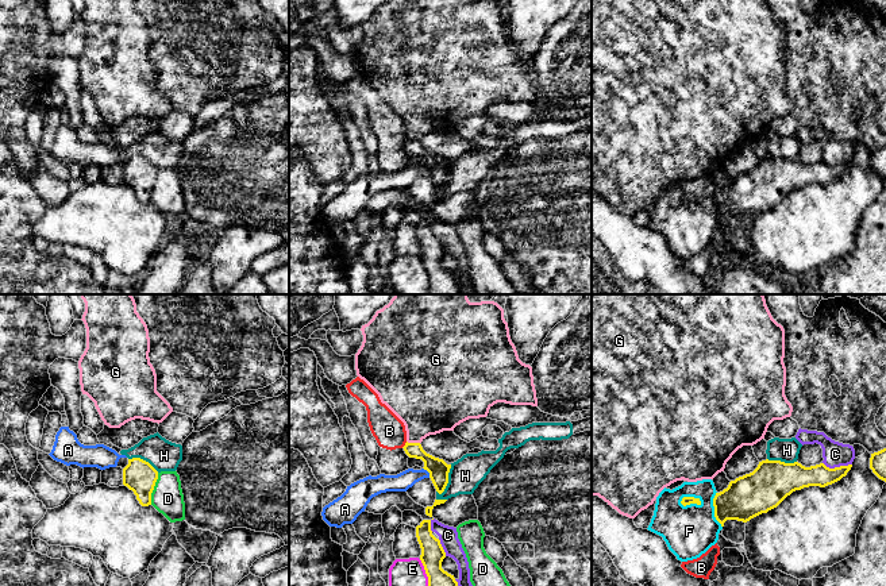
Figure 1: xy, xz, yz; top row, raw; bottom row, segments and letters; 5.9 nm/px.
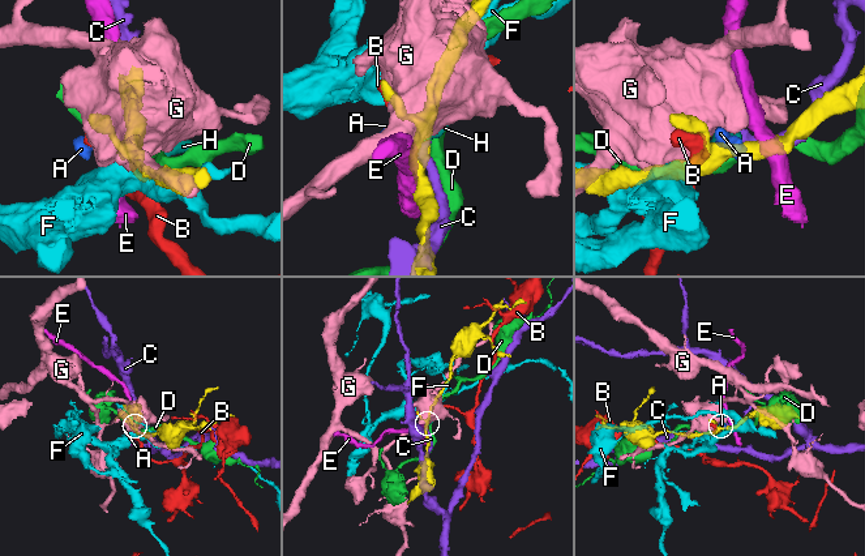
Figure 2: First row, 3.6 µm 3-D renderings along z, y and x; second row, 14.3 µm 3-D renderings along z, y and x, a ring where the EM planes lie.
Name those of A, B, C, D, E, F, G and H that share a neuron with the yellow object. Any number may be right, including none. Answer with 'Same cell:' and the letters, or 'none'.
Same cell: none

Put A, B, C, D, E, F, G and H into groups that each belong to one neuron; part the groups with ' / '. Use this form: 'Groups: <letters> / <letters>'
Groups: A H / B / C / D / E / F / G

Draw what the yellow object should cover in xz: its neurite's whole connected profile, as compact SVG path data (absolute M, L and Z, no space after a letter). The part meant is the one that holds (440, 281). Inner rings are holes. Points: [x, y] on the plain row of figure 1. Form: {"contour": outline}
{"contour": "M431 217L416 224L416 235L421 246L420 258L428 274L428 294L461 294L454 273L442 266L446 250L440 238L432 232Z"}

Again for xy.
{"contour": "M140 155L128 157L123 166L123 182L134 189L142 204L151 203L151 190L158 177L158 169Z"}

